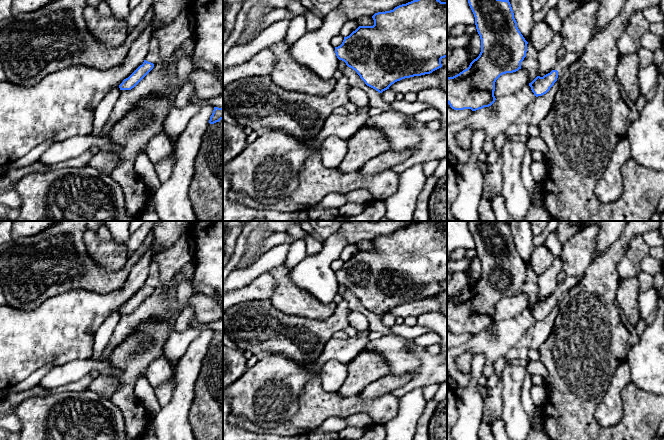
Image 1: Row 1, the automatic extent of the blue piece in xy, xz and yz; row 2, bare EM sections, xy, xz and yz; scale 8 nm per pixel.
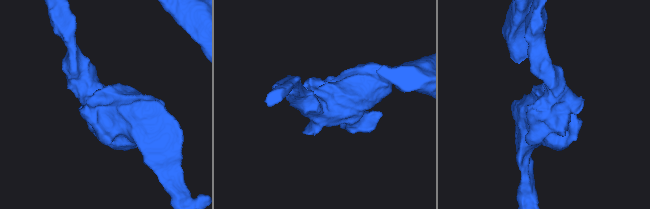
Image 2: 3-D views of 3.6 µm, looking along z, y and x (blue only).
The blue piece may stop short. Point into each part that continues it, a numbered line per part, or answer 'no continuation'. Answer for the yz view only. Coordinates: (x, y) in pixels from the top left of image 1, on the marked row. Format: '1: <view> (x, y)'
1: yz (565, 61)

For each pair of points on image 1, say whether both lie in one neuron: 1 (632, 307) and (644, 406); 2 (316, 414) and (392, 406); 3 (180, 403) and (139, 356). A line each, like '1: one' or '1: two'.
1: two
2: one
3: two

